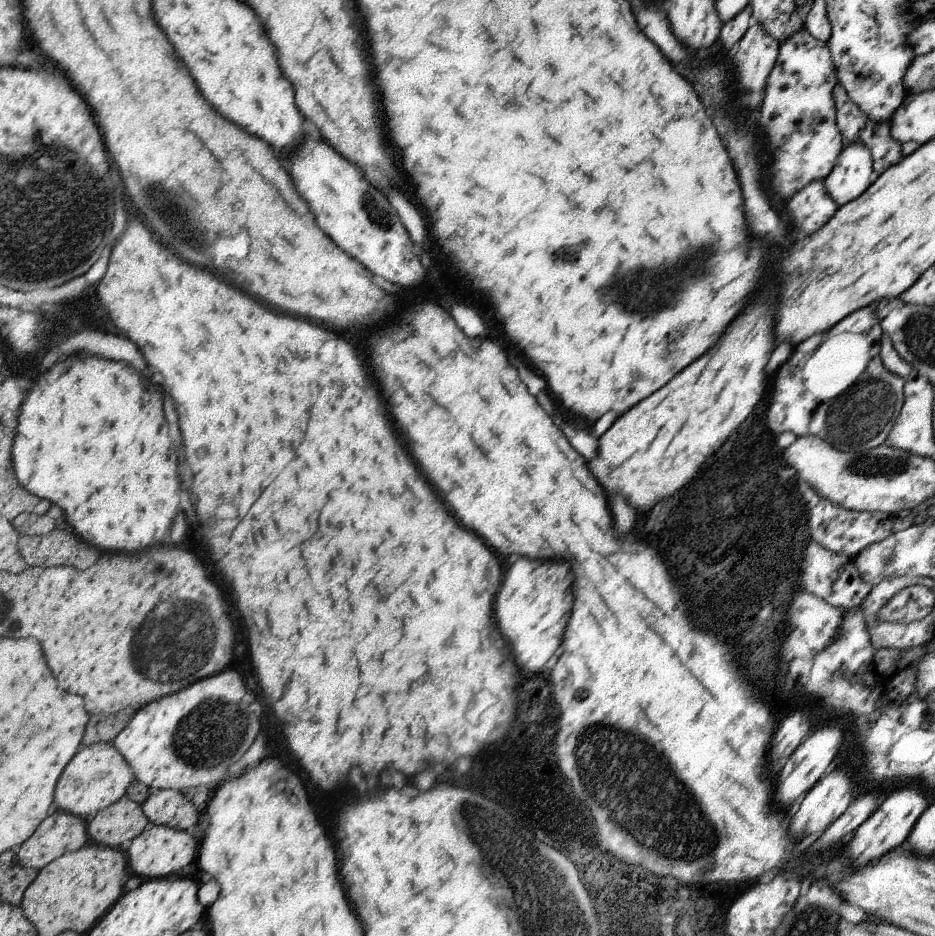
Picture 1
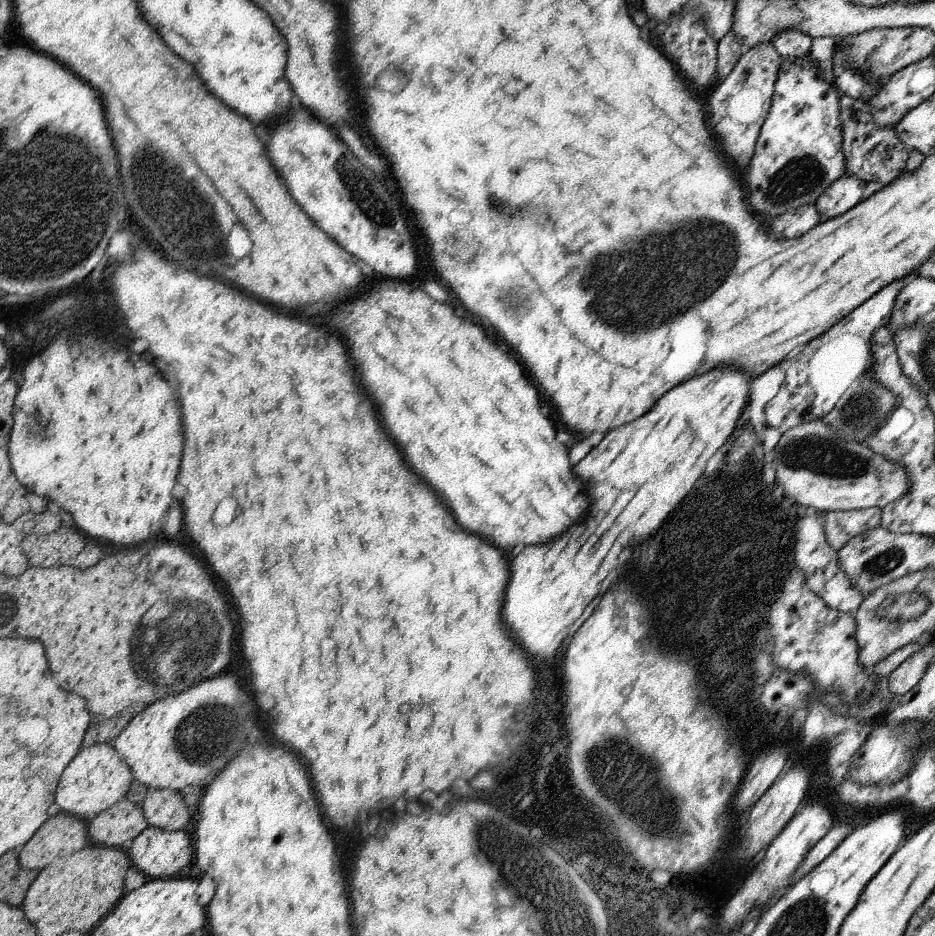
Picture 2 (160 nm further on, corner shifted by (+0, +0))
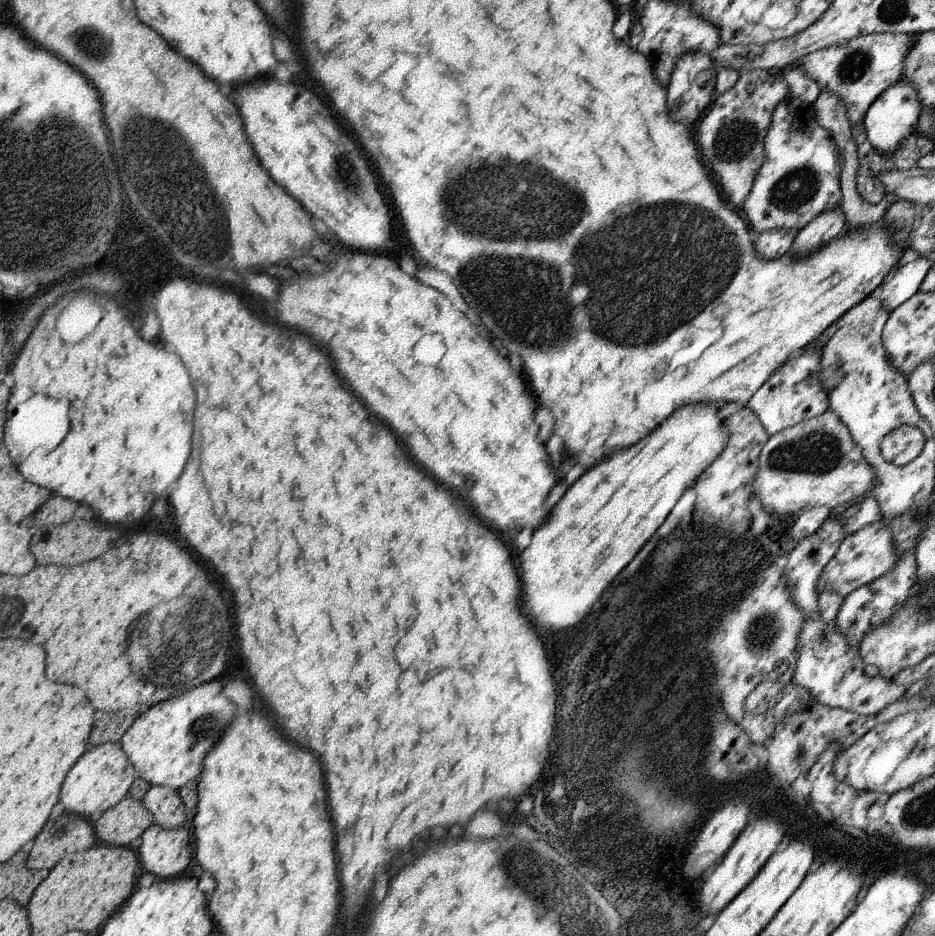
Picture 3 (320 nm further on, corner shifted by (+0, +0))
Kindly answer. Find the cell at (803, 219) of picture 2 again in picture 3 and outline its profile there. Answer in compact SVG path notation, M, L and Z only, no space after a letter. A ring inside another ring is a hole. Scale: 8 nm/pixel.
M776 229L755 234L756 254L764 260L773 261L787 254L794 244L798 231Z

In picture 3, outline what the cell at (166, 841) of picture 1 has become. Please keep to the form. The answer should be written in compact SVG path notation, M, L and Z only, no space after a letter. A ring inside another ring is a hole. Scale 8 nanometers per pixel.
M155 822L143 832L141 844L136 848L138 854L140 868L144 873L152 873L157 879L174 878L176 874L180 874L182 870L186 870L186 866L192 860L192 848L190 848L190 834L184 827L173 829L164 828Z

